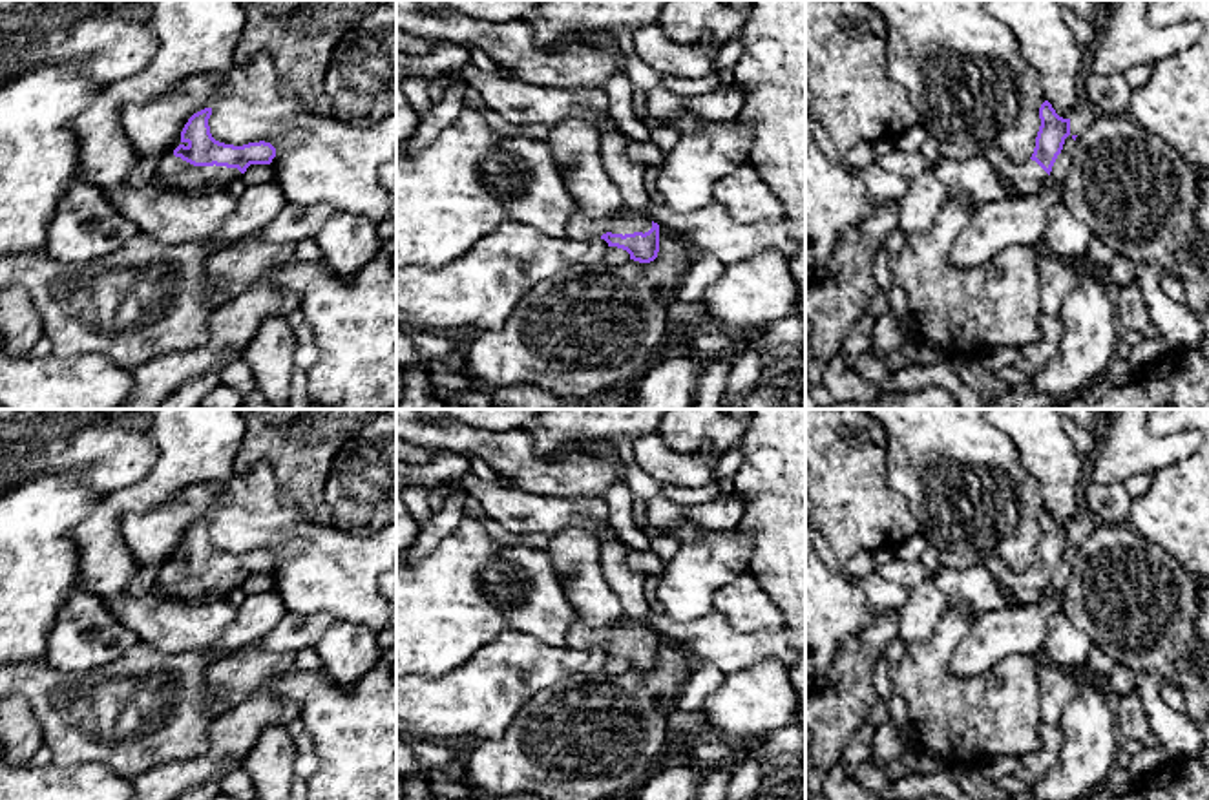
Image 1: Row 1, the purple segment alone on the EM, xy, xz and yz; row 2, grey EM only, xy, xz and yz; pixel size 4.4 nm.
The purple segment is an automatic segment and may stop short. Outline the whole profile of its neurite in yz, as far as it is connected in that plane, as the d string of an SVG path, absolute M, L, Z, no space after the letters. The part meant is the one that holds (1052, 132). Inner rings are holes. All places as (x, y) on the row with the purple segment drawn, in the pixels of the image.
M1045 100L1039 108L1041 126L1036 137L1036 148L1023 164L1012 163L993 146L984 146L979 153L990 161L1010 188L1006 199L1017 199L1037 194L1050 177L1052 166L1063 150L1065 139L1070 135L1070 119L1056 113L1052 104Z

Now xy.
M212 108L194 113L181 132L181 144L163 159L153 179L179 192L228 188L250 164L270 164L276 148L270 142L225 144L212 137Z

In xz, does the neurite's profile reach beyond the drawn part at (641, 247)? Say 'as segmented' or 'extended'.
extended

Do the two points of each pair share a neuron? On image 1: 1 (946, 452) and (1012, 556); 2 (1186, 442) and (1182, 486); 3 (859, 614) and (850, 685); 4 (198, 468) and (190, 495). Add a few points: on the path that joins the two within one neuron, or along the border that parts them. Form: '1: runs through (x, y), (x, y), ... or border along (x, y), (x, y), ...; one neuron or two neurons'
1: runs through (965, 477), (970, 484), (970, 494), (1007, 530); one neuron
2: border along (1189, 455), (1162, 466), (1153, 475); two neurons
3: border along (859, 634), (851, 634), (842, 643), (830, 667); two neurons
4: border along (232, 473), (220, 484), (187, 484), (157, 506); two neurons

